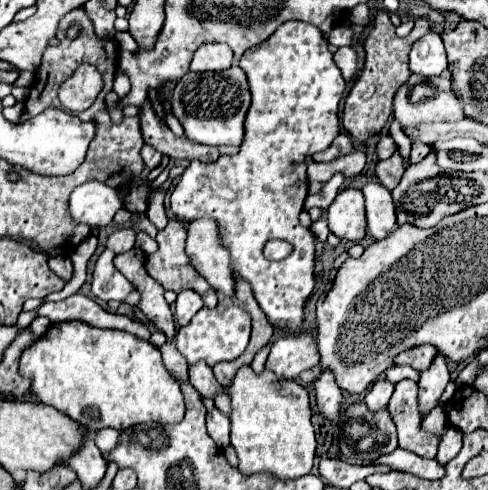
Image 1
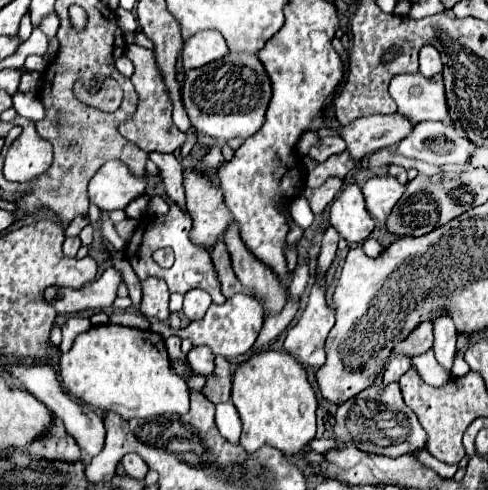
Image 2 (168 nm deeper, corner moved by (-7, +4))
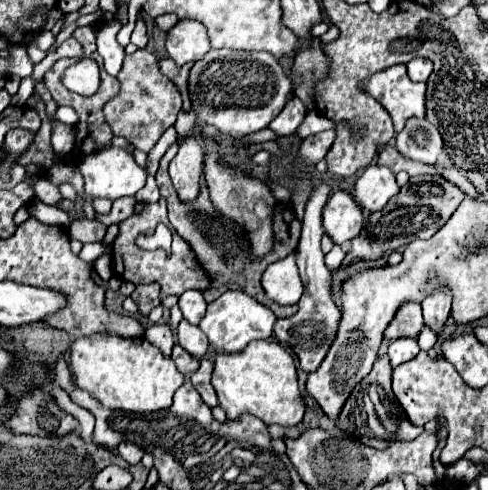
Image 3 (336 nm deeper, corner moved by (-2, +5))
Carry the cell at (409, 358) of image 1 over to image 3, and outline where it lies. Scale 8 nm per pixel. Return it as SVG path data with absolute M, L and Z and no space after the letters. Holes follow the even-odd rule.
M404 303L394 317L394 323L390 323L390 327L386 329L384 337L390 341L400 337L418 337L422 327L422 307L418 303Z

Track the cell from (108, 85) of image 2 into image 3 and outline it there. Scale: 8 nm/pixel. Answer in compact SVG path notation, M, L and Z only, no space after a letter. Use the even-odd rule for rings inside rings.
M138 49L132 55L126 55L126 63L118 73L120 93L118 97L110 99L104 107L106 123L112 127L114 135L126 137L136 149L148 153L154 149L162 133L176 121L182 109L182 97L178 87L160 73L158 59L148 49Z

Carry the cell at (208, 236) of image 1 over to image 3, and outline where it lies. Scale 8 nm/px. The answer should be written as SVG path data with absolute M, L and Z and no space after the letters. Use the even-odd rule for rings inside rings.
M194 135L180 141L180 151L170 161L170 177L184 203L198 199L204 179L204 147Z

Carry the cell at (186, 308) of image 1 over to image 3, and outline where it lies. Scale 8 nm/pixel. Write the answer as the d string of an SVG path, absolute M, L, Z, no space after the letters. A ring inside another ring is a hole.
M186 291L180 295L180 303L178 303L180 311L184 313L184 319L190 321L192 325L198 325L202 315L206 313L206 301L202 297L202 291Z

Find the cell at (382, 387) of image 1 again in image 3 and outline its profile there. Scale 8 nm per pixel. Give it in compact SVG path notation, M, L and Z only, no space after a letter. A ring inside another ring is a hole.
M396 339L388 347L388 357L390 357L392 367L398 367L398 365L414 359L418 353L420 353L420 347L418 347L416 339Z

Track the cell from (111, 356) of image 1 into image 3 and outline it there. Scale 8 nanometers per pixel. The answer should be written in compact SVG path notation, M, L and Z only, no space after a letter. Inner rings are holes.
M96 333L80 337L70 347L70 367L76 387L88 391L108 409L152 413L168 409L176 389L184 383L184 375L170 357L164 357L146 337L120 337L112 333Z

